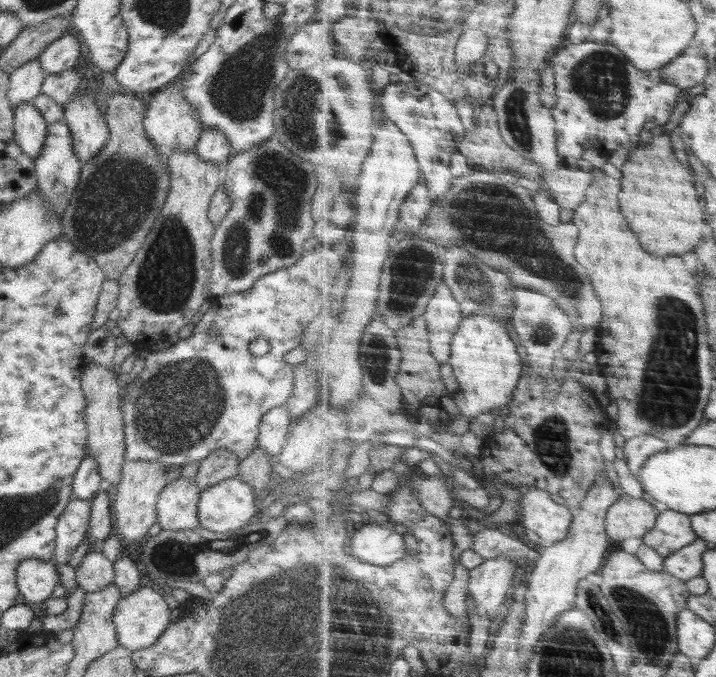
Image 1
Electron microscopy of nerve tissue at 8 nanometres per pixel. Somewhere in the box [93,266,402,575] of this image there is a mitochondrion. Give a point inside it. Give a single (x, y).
(179, 406)

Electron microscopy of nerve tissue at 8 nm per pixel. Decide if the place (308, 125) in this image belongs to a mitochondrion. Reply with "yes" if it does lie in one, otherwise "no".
yes

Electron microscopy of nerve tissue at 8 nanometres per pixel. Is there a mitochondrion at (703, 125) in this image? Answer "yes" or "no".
no

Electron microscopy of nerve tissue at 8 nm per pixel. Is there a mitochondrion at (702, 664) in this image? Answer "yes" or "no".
no

